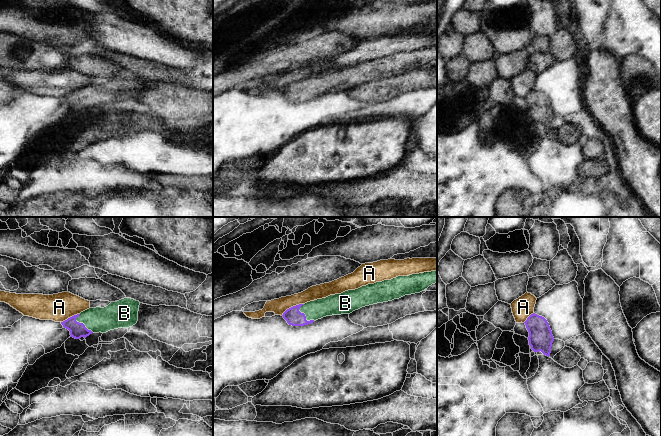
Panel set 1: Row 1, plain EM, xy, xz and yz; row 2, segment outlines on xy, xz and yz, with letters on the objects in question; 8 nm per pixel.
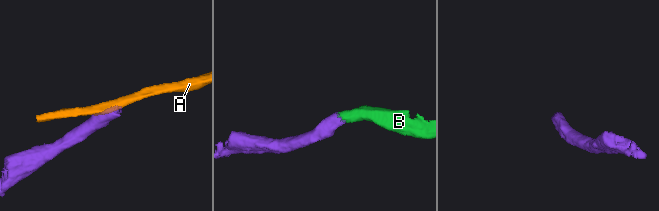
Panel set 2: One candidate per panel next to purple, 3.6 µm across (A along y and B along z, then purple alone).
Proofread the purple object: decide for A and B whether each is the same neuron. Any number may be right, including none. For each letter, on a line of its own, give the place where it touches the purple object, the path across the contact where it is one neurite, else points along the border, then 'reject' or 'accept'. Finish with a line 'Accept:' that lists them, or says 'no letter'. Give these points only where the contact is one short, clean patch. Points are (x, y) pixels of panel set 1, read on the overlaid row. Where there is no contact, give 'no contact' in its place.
A: meets purple in xz at (293, 306); border along xz (303, 303), (289, 307), (281, 315); reject
B: meets purple in xz at (304, 315); runs through xz (293, 316), (304, 315), (313, 310), (332, 305); accept
Accept: B

